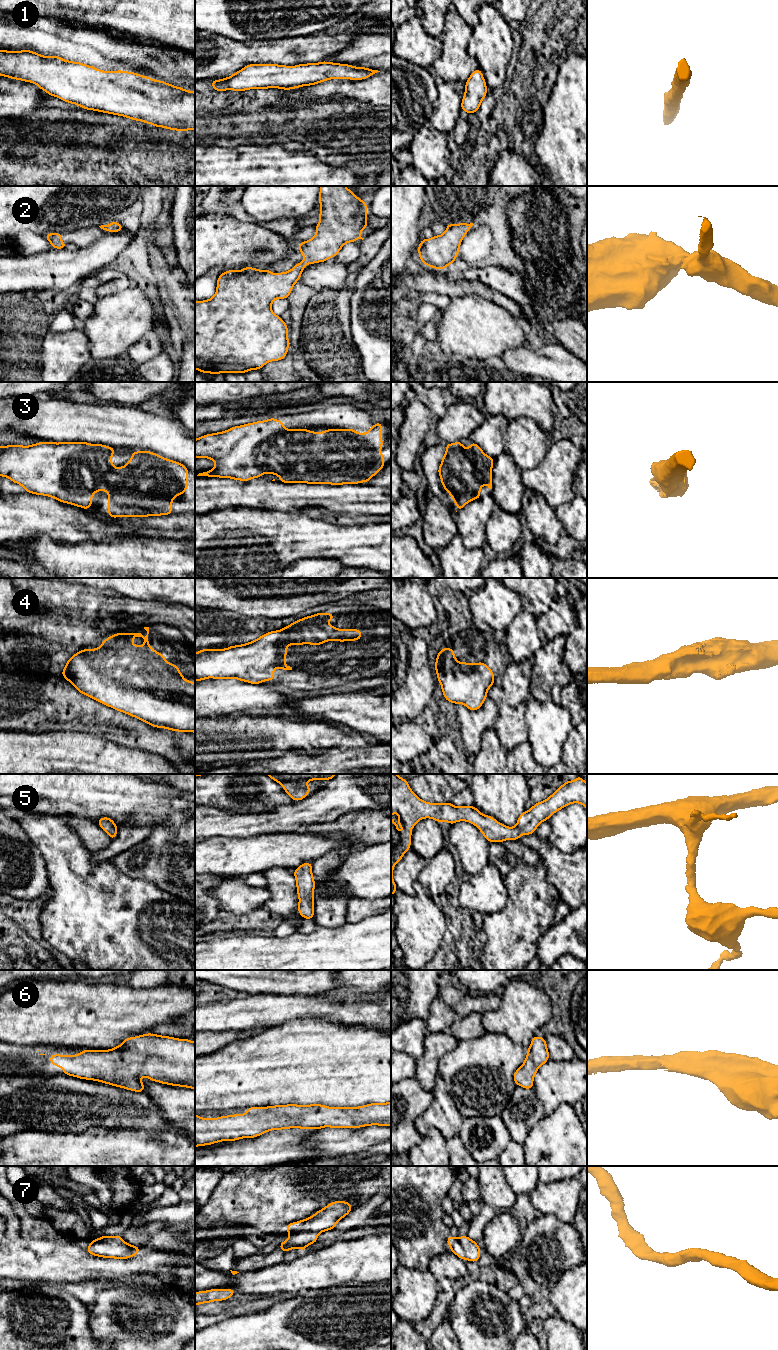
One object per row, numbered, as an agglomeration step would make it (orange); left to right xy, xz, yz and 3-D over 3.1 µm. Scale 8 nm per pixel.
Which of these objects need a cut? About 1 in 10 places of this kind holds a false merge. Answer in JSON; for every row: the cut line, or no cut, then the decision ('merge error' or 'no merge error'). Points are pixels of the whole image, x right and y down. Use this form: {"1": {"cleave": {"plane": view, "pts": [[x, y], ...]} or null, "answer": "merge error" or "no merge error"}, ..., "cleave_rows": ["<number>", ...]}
{"1": {"cleave": null, "answer": "no merge error"}, "2": {"cleave": null, "answer": "no merge error"}, "3": {"cleave": null, "answer": "no merge error"}, "4": {"cleave": null, "answer": "no merge error"}, "5": {"cleave": null, "answer": "no merge error"}, "6": {"cleave": null, "answer": "no merge error"}, "7": {"cleave": null, "answer": "no merge error"}, "cleave_rows": []}

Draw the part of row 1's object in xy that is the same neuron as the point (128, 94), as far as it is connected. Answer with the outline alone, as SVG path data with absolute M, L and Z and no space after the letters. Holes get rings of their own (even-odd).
M0 50L0 75L36 84L47 94L87 110L119 115L170 130L195 130L195 92L135 72L99 70L31 50Z

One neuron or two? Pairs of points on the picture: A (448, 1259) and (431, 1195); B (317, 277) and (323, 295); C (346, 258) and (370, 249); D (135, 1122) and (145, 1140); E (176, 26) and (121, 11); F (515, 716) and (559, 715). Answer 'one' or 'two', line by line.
A: two
B: two
C: two
D: two
E: one
F: two

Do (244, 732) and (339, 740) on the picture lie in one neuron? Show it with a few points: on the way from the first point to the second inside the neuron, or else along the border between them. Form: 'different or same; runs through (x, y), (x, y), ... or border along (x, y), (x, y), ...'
same; runs through (268, 732), (315, 735)

